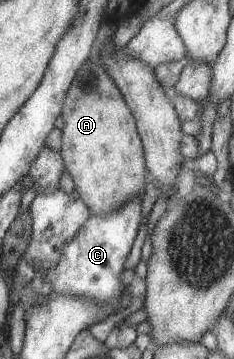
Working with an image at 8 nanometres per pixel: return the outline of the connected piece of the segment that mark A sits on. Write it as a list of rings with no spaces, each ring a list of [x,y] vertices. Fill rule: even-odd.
[[[88,58],[72,79],[60,105],[60,117],[63,127],[60,129],[60,157],[65,170],[73,179],[73,187],[84,205],[90,209],[91,215],[104,215],[120,205],[140,197],[144,193],[144,185],[149,181],[144,159],[144,152],[136,124],[128,105],[120,90],[114,85],[105,69]]]

